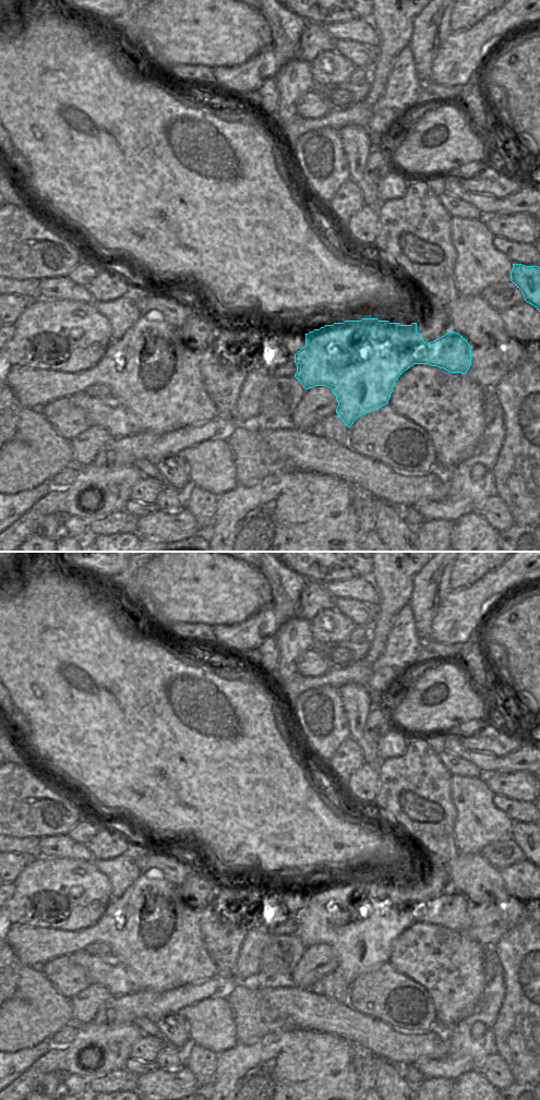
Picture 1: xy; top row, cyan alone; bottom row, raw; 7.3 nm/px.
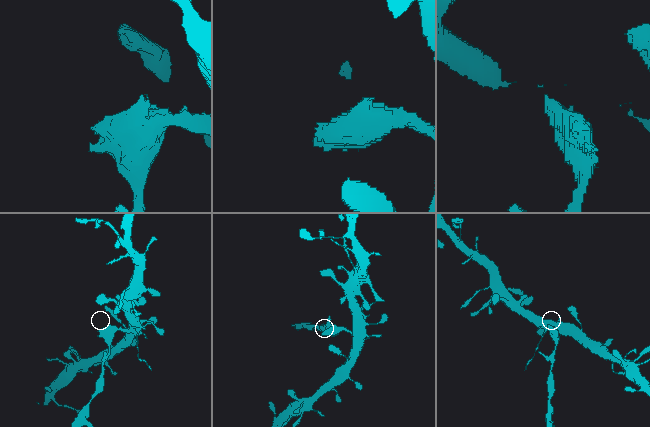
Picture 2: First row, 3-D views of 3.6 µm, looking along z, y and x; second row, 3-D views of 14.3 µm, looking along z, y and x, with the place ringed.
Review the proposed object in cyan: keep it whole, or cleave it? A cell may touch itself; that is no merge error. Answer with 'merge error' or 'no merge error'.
merge error

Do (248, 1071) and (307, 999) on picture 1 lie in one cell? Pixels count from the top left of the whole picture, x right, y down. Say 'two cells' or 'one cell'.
two cells

